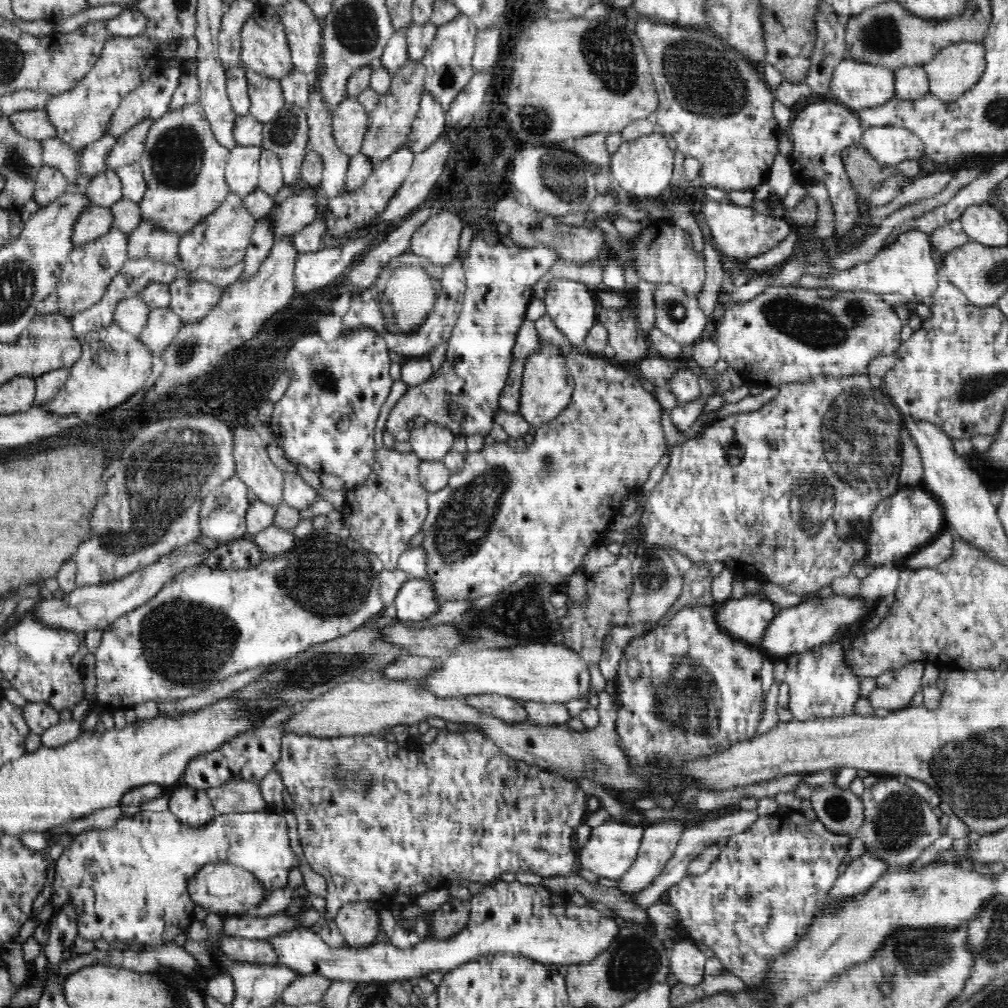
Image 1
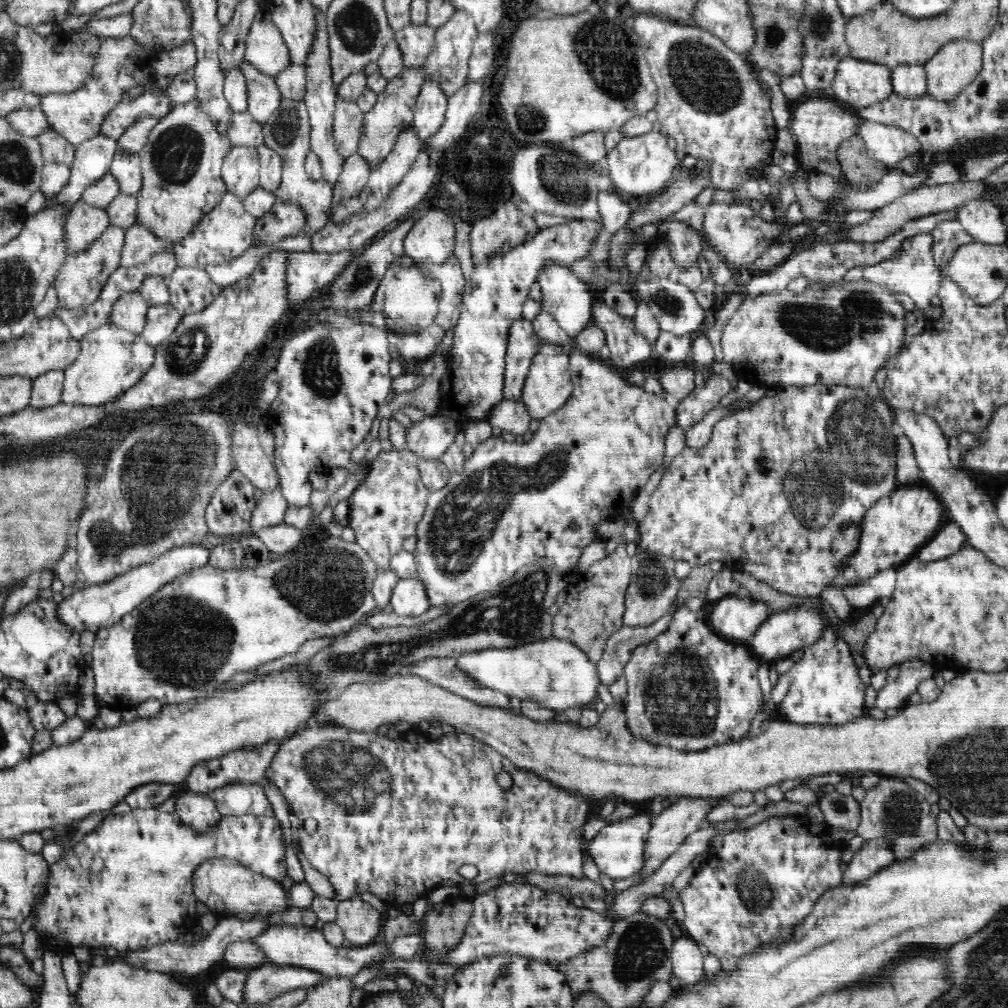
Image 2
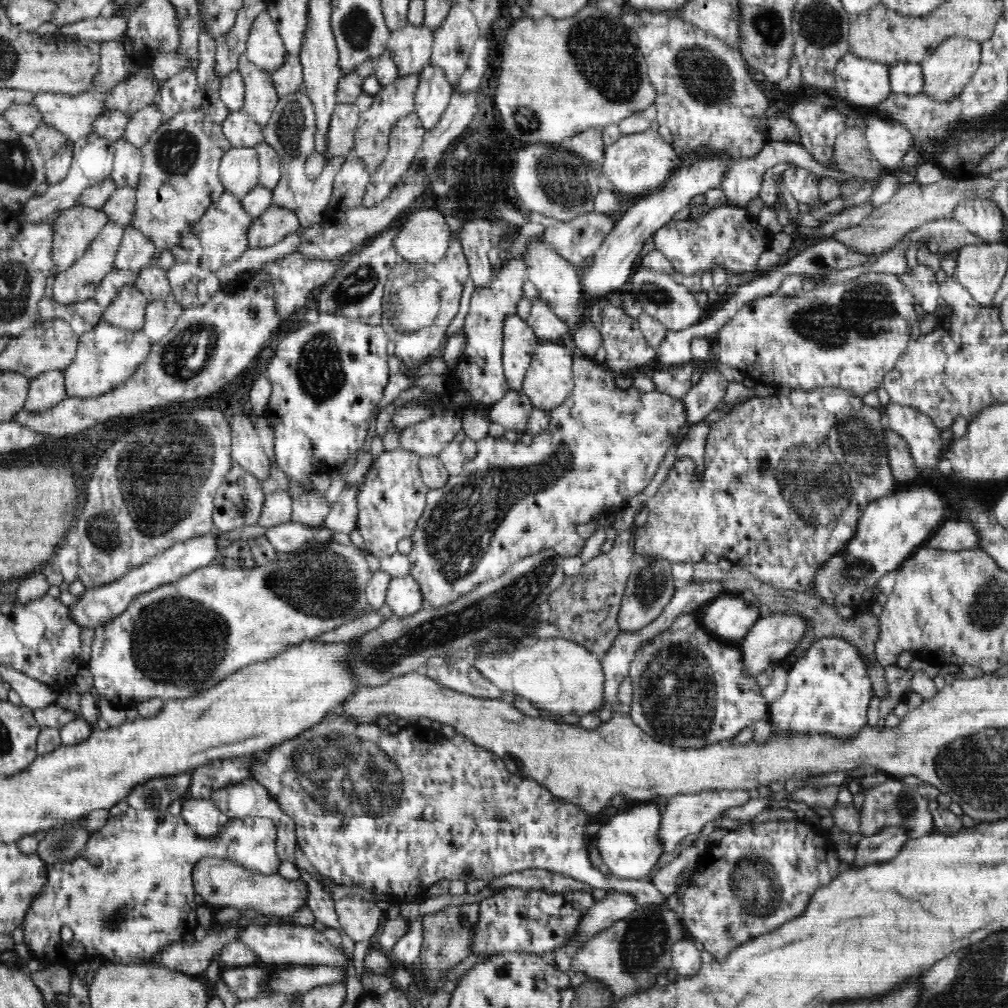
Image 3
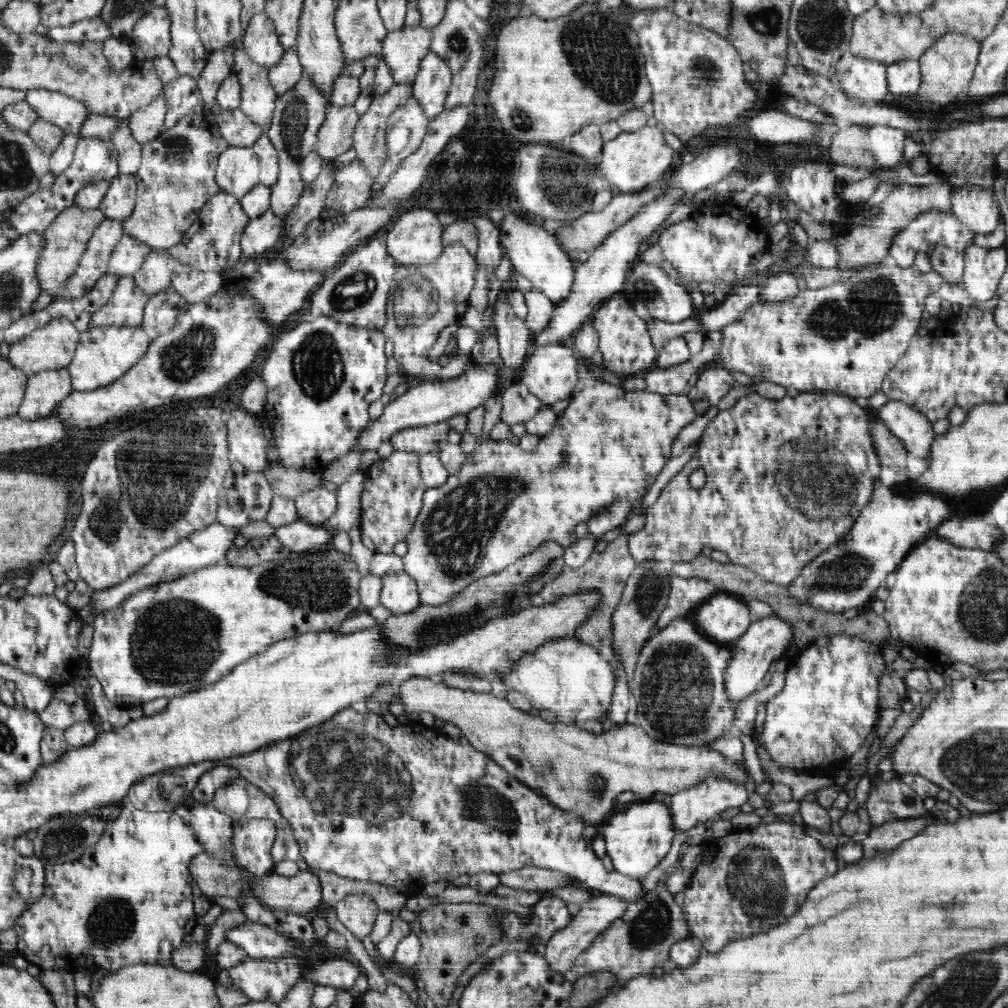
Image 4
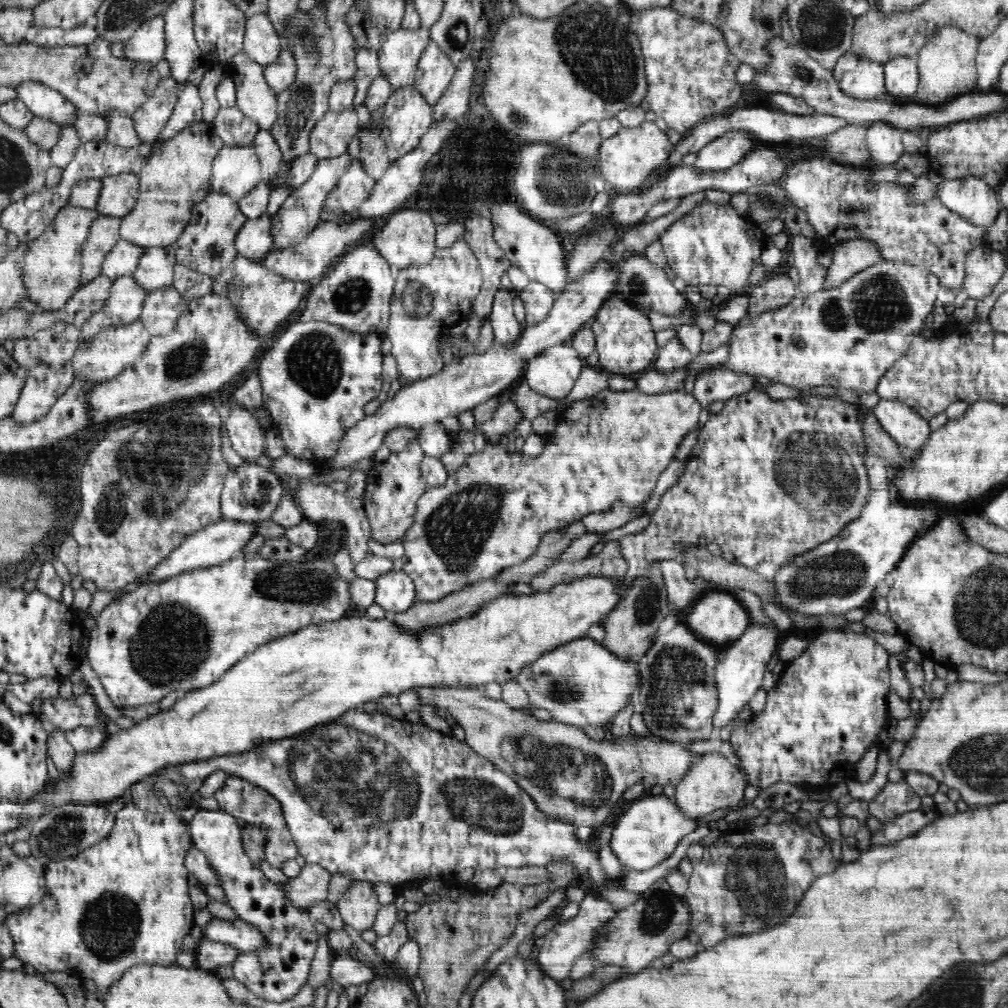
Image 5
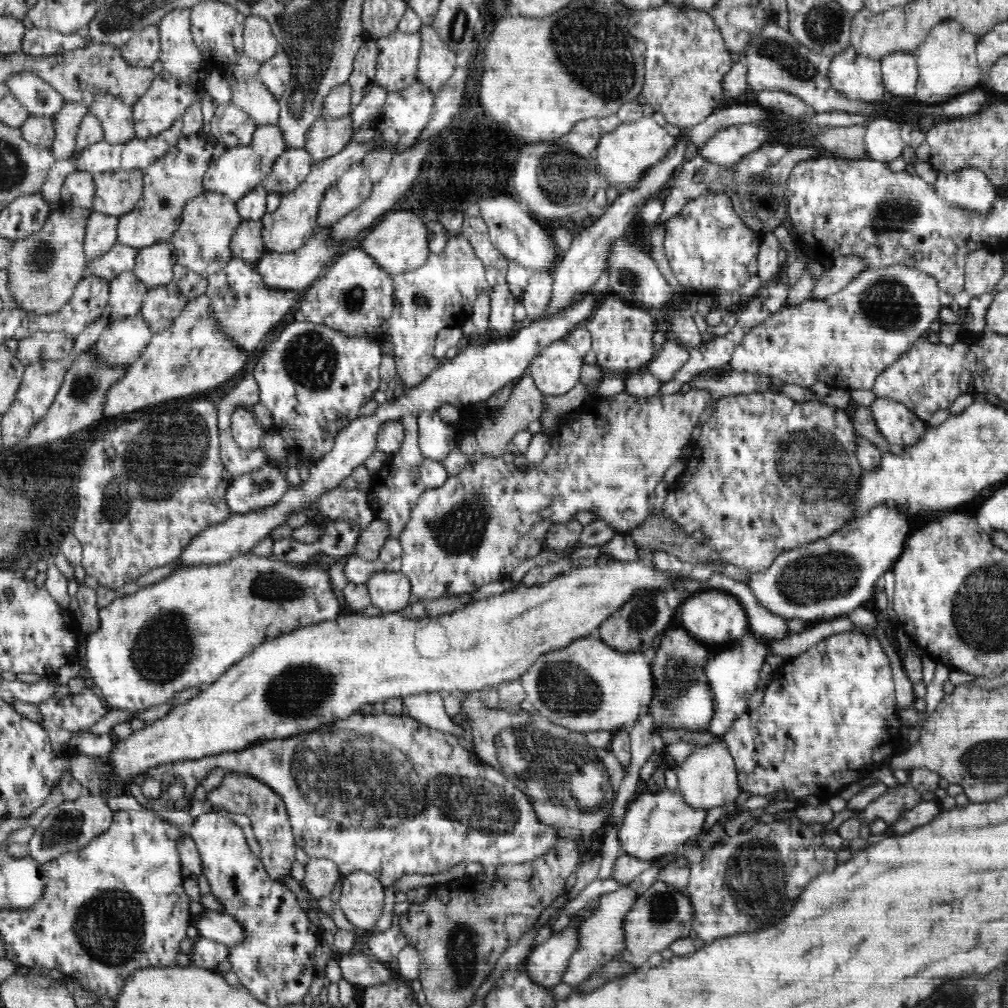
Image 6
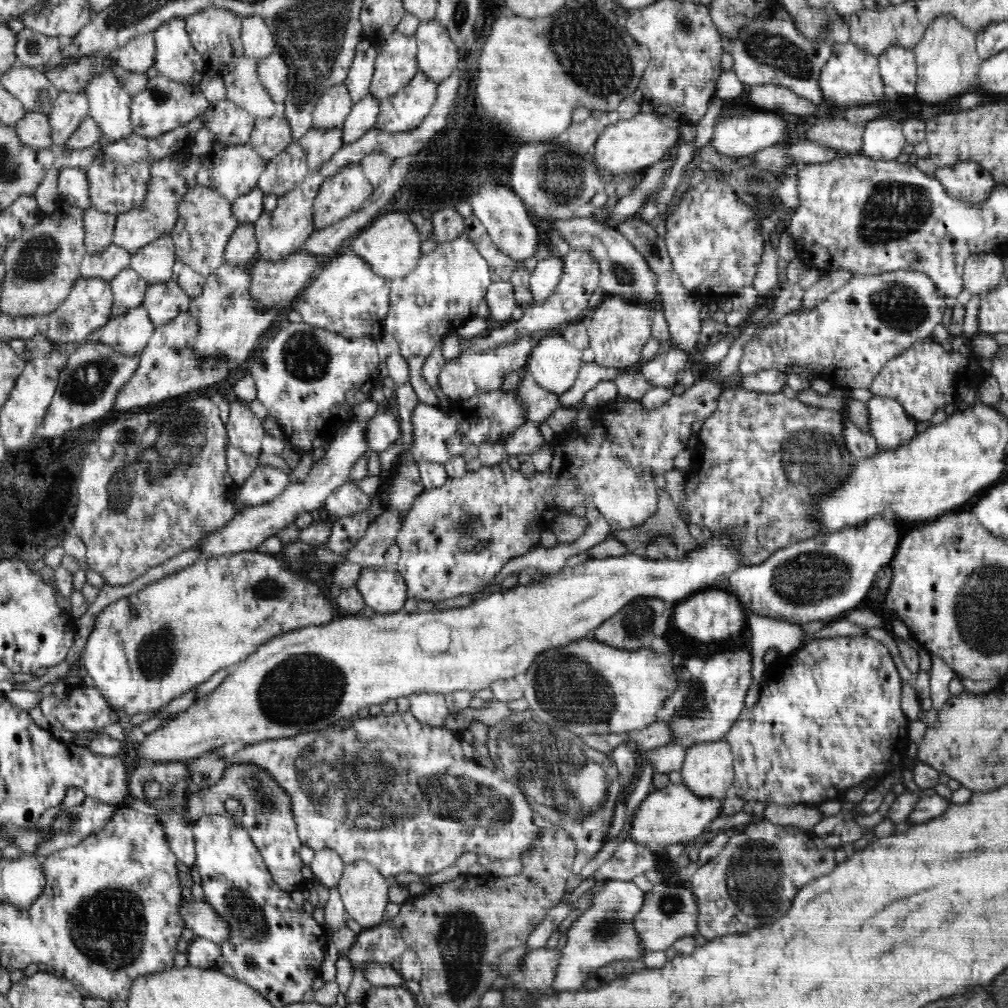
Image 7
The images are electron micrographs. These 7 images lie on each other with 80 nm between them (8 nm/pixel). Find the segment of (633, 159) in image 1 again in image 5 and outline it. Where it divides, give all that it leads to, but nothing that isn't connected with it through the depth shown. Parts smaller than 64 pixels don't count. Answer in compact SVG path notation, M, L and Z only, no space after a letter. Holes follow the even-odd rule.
M644 122L637 128L621 127L620 131L602 140L594 160L598 170L604 175L606 185L611 185L614 193L630 193L642 190L651 177L668 162L674 145L655 122Z

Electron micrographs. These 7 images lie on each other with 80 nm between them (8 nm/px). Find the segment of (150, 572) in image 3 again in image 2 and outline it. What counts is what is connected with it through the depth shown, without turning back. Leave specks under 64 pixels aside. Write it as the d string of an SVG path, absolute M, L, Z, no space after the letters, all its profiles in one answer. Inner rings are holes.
M200 544L172 548L169 552L162 554L160 558L154 558L148 564L129 569L128 572L117 576L110 582L79 588L59 603L60 621L78 632L87 629L96 633L100 629L108 628L136 609L137 606L142 605L146 598L158 592L163 585L192 569L206 565L209 561L209 552Z

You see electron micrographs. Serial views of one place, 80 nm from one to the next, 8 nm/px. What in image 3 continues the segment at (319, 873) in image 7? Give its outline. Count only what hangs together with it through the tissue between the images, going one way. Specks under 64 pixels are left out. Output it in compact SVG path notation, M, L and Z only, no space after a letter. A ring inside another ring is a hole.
M204 857L193 865L191 871L192 888L213 910L227 906L238 910L256 910L260 914L278 914L282 917L292 915L300 906L307 905L308 887L302 879L288 881L278 873L265 875L249 871L232 859Z

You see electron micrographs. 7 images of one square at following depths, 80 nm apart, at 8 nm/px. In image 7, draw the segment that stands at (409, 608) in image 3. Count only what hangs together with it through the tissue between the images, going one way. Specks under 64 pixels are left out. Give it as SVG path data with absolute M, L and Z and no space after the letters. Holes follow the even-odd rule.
M364 566L357 574L355 581L356 590L364 600L365 606L374 609L375 613L389 614L403 610L407 596L404 579L401 578L400 573L394 568L375 567L368 568Z

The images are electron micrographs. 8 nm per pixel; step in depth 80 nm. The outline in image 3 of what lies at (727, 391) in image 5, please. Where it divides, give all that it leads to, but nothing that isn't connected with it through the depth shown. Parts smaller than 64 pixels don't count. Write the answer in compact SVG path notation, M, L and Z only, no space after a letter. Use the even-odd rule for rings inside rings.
M716 368L703 373L684 396L686 423L696 424L716 408L728 390L728 380Z

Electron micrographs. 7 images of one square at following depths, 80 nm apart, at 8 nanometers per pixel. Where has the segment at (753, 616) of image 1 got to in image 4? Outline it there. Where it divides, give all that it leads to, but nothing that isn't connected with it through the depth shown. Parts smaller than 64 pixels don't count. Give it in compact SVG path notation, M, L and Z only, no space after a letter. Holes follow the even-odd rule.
M733 594L708 598L698 606L696 622L702 634L713 642L730 646L752 624L745 599Z

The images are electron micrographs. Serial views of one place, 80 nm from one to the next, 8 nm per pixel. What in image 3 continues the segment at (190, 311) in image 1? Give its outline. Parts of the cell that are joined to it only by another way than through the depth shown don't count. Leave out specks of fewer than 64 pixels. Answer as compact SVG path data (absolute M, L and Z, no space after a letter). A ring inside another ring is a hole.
M175 262L167 272L171 294L183 309L206 304L220 290L221 282L214 271Z

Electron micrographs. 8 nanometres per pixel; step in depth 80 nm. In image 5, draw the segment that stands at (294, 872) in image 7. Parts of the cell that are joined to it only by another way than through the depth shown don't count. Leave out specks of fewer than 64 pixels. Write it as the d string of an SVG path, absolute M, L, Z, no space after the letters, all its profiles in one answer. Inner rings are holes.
M228 774L223 787L214 794L214 799L218 801L219 810L223 813L230 814L235 819L243 818L248 824L256 826L263 832L265 860L272 867L280 868L286 860L294 860L298 856L299 850L287 827L280 801L267 790L252 784L251 781L244 780L243 777Z

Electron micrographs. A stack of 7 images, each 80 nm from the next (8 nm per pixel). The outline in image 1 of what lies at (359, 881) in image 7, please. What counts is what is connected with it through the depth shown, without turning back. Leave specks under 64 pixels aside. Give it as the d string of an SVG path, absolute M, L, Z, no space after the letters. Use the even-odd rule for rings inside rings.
M367 901L341 905L334 921L346 945L350 947L372 945L381 931L378 913Z

